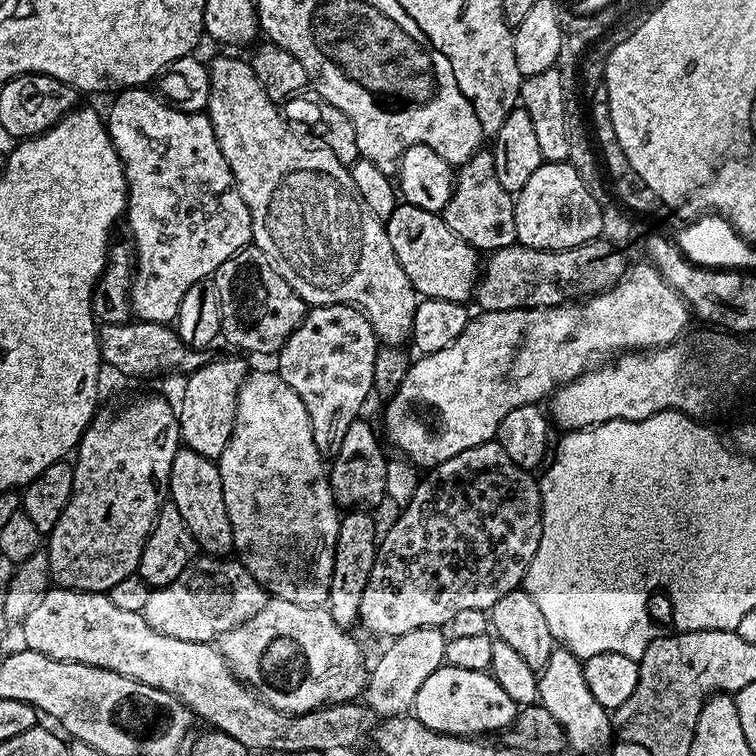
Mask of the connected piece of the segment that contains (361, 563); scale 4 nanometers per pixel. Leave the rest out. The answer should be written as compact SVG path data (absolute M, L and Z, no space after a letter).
M348 510L340 517L340 529L334 546L334 570L330 578L330 590L326 607L330 618L338 626L352 630L357 627L362 606L362 593L366 590L366 582L370 582L370 570L374 570L378 531L372 521L371 511Z

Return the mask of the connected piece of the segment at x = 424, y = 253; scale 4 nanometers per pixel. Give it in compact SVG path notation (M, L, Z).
M400 202L394 214L390 214L386 227L394 258L398 258L417 294L424 298L446 298L459 304L473 299L482 271L481 257L477 249L450 231L443 215Z

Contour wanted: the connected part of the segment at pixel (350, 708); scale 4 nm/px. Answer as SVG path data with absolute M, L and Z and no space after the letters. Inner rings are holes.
M49 587L30 614L22 621L23 647L46 654L62 662L98 666L164 690L178 698L192 711L193 717L205 720L215 731L238 738L249 750L265 748L268 752L318 750L321 754L352 748L368 732L370 713L363 703L329 704L312 712L280 712L265 704L230 670L219 647L211 643L182 642L170 634L158 634L144 621L143 615L121 610L103 592L80 592L76 588Z

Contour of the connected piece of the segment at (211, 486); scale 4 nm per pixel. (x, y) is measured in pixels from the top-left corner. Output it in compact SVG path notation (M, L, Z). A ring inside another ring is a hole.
M182 446L176 451L174 466L170 466L168 490L170 503L178 506L178 514L182 514L190 534L196 539L197 549L212 558L227 557L234 545L217 461L207 460L202 454Z

